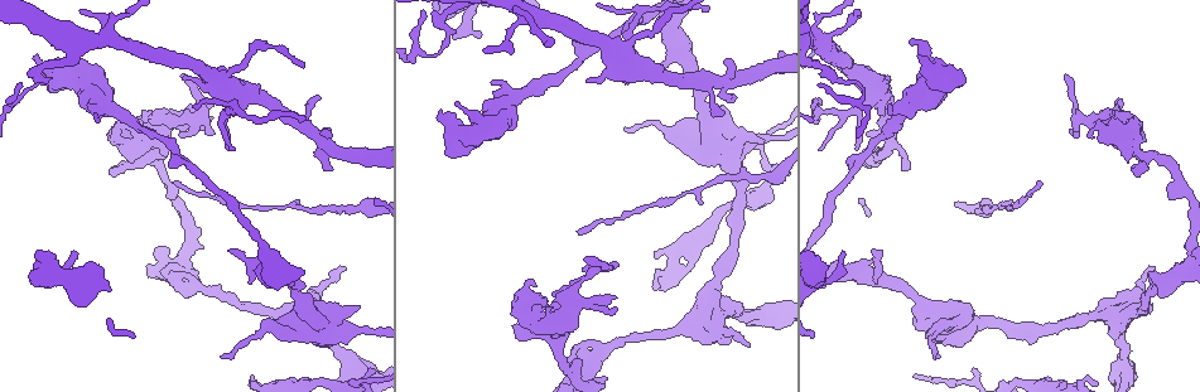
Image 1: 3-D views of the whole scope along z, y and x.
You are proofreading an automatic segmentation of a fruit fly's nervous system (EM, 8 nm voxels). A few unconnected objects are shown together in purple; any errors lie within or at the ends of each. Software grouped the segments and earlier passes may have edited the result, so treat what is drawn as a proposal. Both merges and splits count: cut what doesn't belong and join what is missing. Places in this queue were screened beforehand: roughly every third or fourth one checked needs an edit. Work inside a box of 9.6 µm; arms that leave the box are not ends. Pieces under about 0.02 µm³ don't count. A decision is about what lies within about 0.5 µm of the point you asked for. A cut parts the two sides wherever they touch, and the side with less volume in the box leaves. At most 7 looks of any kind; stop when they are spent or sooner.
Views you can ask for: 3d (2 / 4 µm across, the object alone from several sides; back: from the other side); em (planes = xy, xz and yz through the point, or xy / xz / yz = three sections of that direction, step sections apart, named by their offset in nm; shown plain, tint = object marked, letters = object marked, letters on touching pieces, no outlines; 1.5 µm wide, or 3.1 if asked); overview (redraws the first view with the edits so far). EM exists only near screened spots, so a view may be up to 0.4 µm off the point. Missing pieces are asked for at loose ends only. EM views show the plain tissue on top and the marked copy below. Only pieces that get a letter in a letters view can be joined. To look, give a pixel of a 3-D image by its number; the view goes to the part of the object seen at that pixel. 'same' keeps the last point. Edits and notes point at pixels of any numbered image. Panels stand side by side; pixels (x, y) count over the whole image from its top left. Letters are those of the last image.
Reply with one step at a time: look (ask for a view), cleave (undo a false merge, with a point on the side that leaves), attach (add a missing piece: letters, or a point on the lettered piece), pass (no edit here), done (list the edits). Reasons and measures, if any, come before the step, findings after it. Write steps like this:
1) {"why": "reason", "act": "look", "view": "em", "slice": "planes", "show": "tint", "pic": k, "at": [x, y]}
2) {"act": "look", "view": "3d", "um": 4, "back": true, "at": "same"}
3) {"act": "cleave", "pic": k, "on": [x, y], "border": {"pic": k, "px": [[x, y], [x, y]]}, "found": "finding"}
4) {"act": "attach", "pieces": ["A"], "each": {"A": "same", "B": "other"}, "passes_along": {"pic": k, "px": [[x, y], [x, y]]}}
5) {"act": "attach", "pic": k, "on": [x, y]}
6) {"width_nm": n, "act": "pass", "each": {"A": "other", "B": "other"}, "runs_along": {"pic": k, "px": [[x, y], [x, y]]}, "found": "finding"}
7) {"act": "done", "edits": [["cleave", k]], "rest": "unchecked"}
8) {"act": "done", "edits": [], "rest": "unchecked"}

{"why": "sudden change in width", "act": "look", "view": "em", "slice": "xz", "step": 8, "show": "tint", "pic": 1, "at": [1119, 339]}

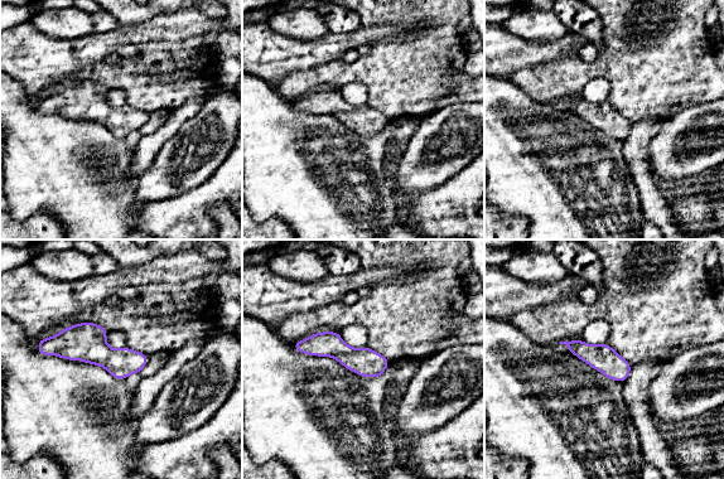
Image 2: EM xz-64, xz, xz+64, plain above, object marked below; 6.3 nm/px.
{"why": "cut it another way", "act": "look", "view": "em", "slice": "xy", "step": 8, "show": "letters", "at": "same"}

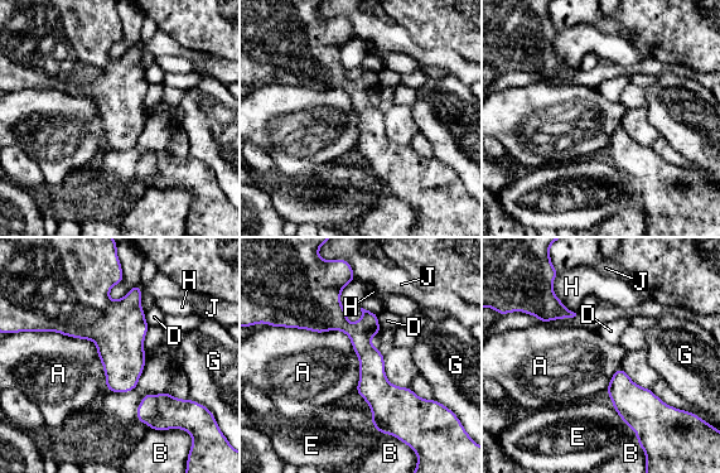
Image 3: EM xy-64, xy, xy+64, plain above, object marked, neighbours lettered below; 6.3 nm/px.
{"width_nm": 170, "act": "pass", "each": {"A": "other", "B": "other", "D": "other", "E": "other", "G": "other", "H": "other", "J": "other"}, "border": {"pic": 3, "px": [[280, 326], [342, 331], [356, 389]]}, "found": "continuous, no second neuron"}

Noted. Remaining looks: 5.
{"why": "tapers out", "act": "look", "view": "3d", "um": 4, "back": true, "pic": 1, "at": [210, 132]}

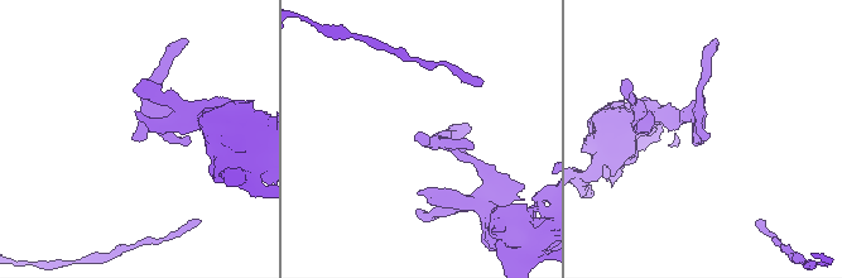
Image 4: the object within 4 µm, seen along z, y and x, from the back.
{"act": "look", "view": "em", "slice": "xy", "step": 4, "show": "tint", "pic": 4, "at": [418, 135]}

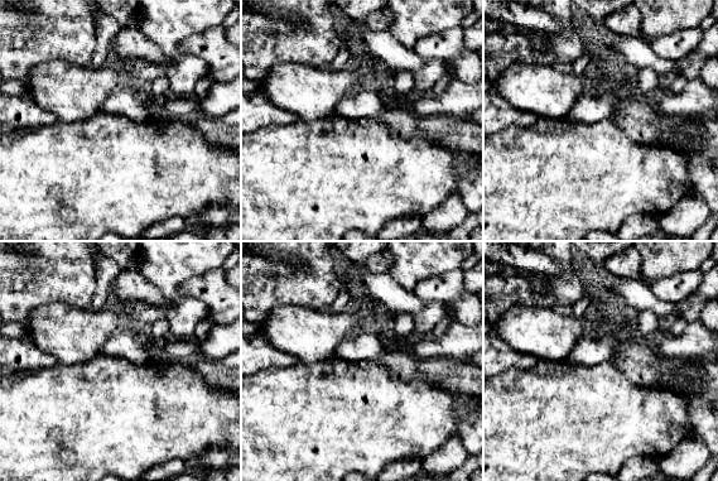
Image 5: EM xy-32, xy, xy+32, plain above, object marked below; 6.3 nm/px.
{"why": "another direction", "act": "look", "view": "em", "slice": "xz", "step": 4, "show": "letters", "at": "same"}

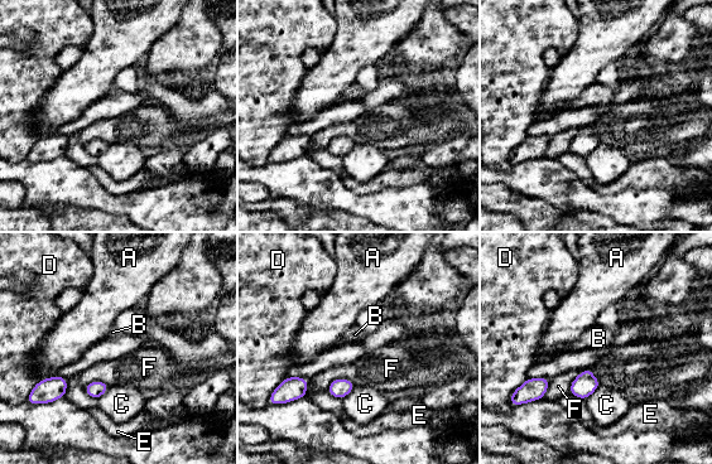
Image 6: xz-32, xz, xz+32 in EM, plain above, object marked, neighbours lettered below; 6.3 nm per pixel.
{"longest_contact_nm": ["F", 190], "act": "pass", "each": {"A": "other", "B": "other", "C": "other", "D": "other", "E": "other", "F": "other"}, "border": {"pic": 6, "px": [[355, 383], [335, 378], [326, 388]]}, "found": "none of them fits"}

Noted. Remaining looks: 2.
{"why": "free end", "act": "look", "view": "3d", "um": 4, "back": true, "pic": 1, "at": [866, 133]}

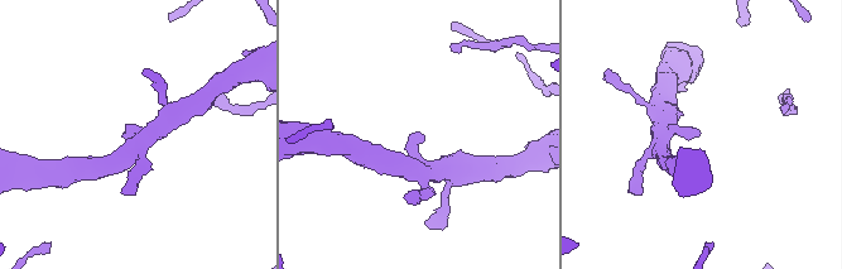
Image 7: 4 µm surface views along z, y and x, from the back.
{"act": "look", "view": "em", "slice": "planes", "show": "letters", "pic": 7, "at": [133, 134]}

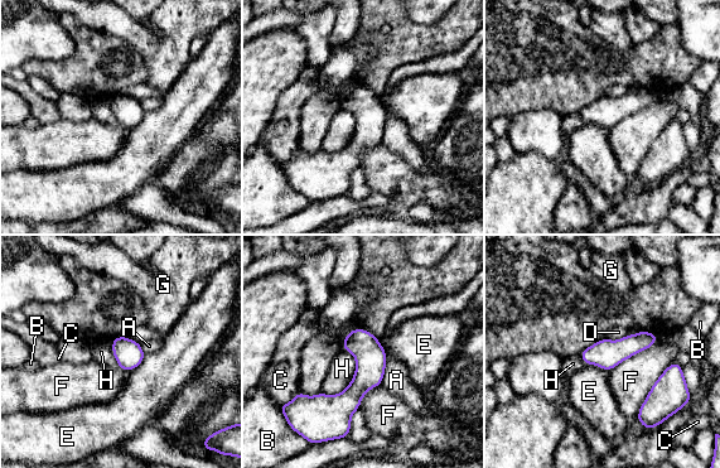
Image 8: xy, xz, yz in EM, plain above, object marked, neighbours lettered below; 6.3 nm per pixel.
{"act": "pass", "each": {"A": "other", "B": "other", "C": "other", "D": "other", "E": "other", "F": "other", "G": "other", "H": "other"}, "border": {"pic": 8, "px": [[343, 347], [354, 374], [325, 395]]}, "found": "no lettered piece goes on from it"}

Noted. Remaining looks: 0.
{"act": "done", "edits": [], "rest": "unchecked"}

